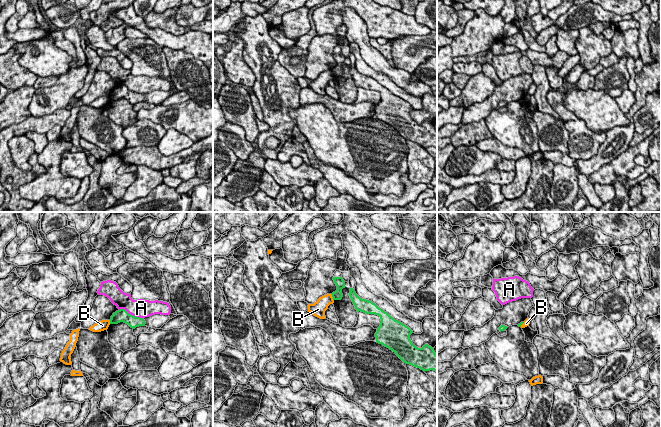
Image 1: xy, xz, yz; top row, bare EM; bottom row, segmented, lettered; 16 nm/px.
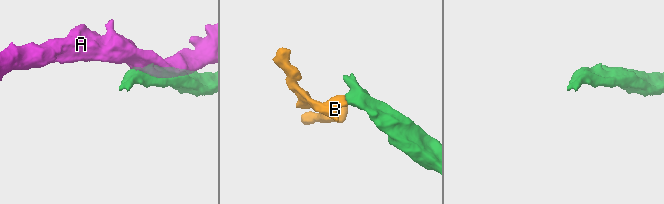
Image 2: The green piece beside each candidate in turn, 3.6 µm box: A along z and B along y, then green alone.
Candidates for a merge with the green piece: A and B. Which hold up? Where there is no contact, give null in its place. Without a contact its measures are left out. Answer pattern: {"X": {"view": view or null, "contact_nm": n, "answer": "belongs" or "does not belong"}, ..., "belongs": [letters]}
{"A": {"view": "xy", "contact_nm": 420, "answer": "does not belong"}, "B": {"view": "xz", "contact_nm": 120, "answer": "does not belong"}, "belongs": []}

